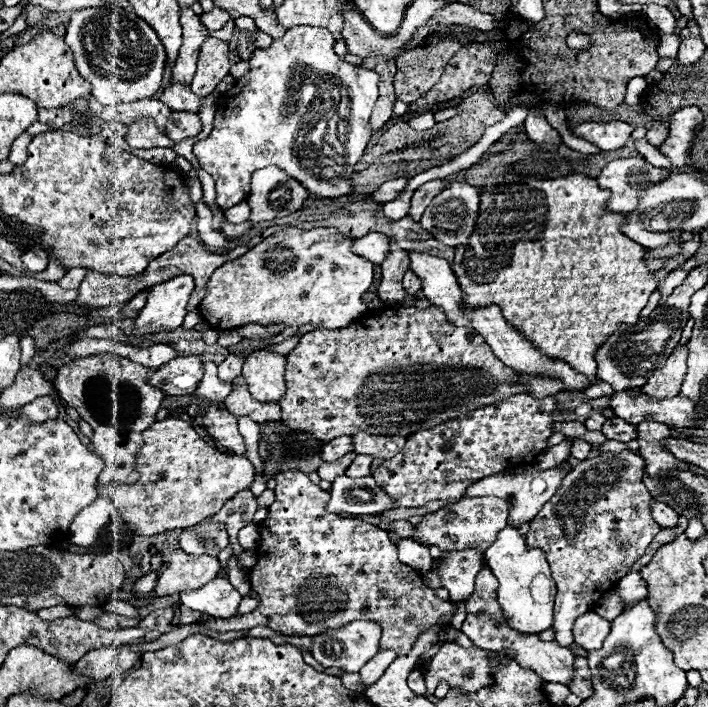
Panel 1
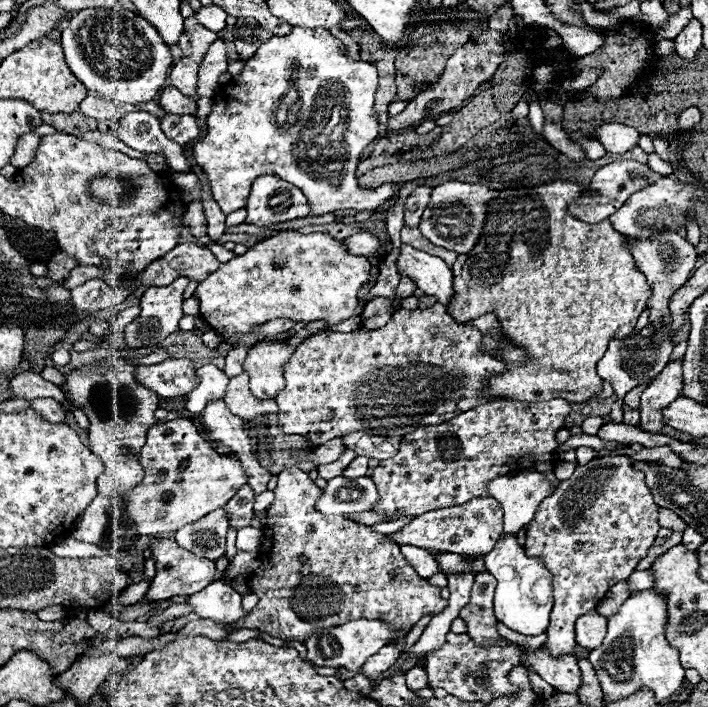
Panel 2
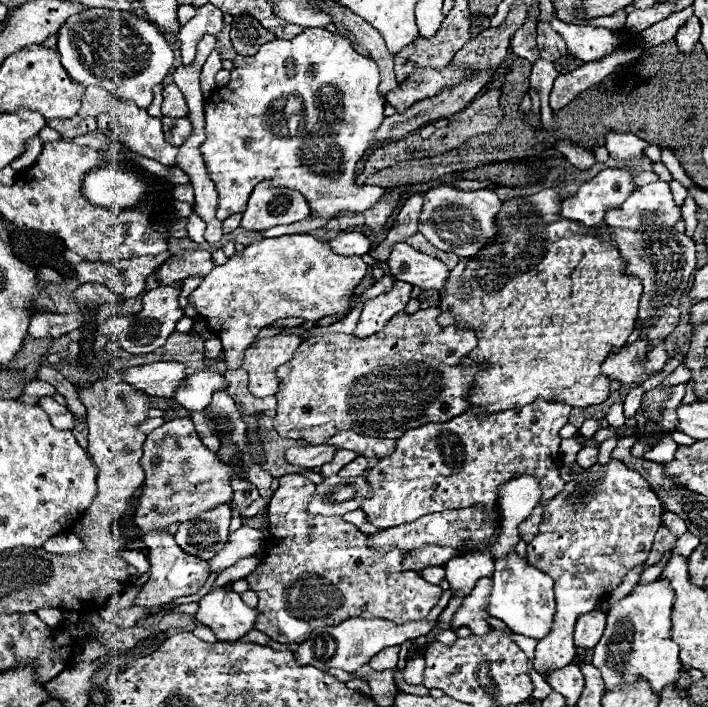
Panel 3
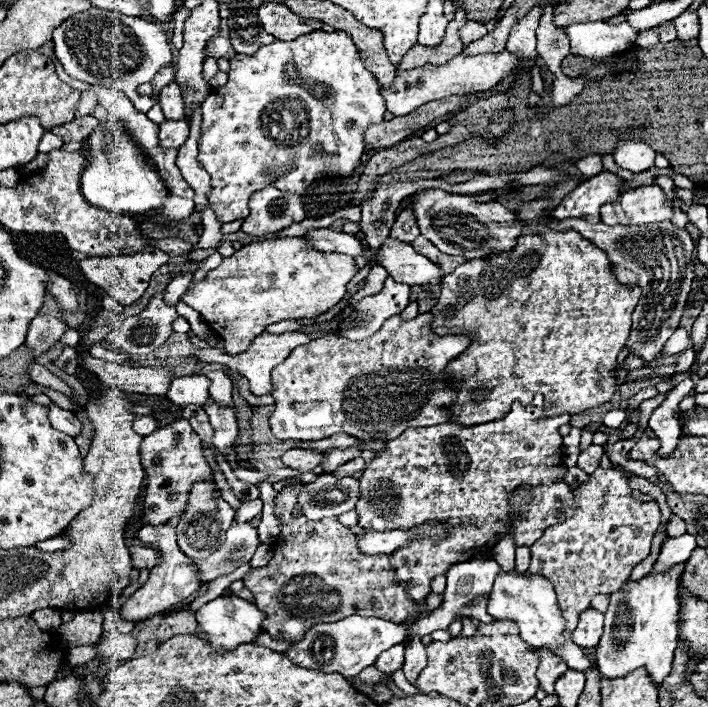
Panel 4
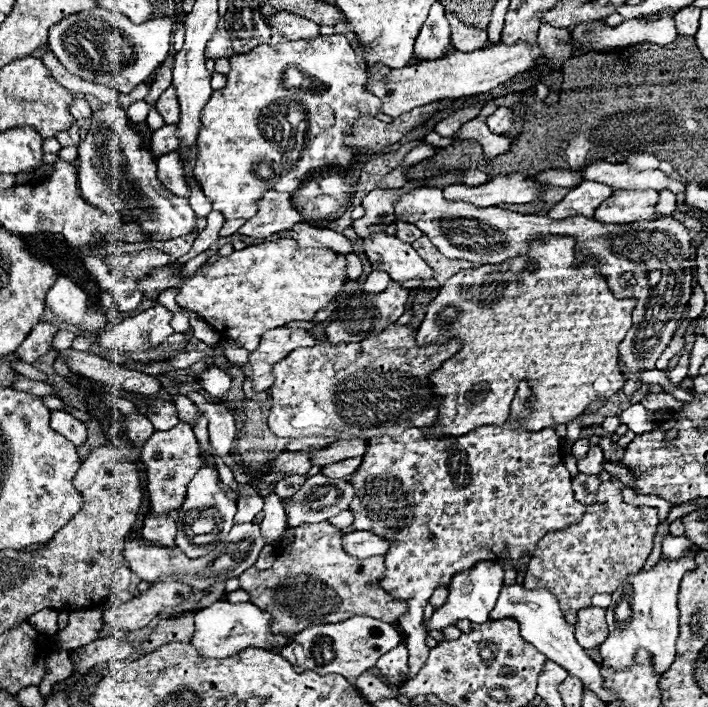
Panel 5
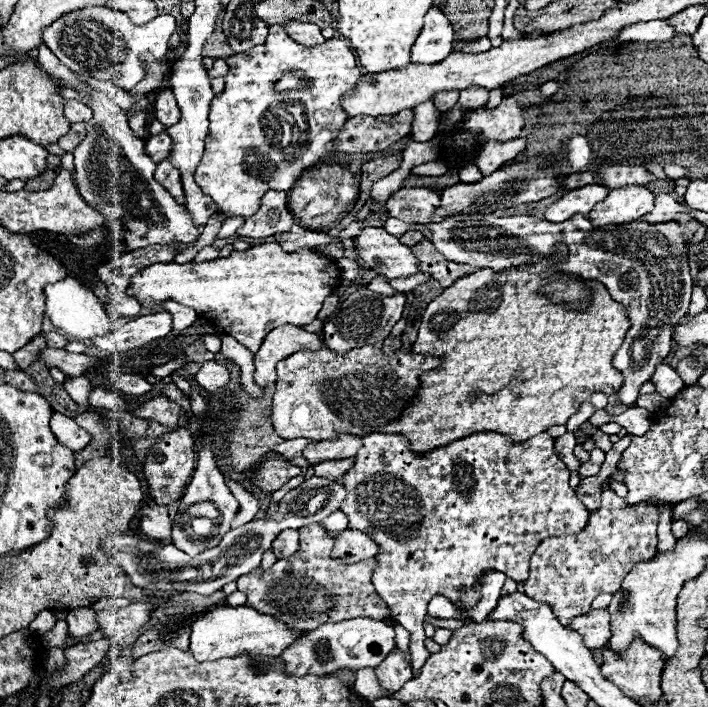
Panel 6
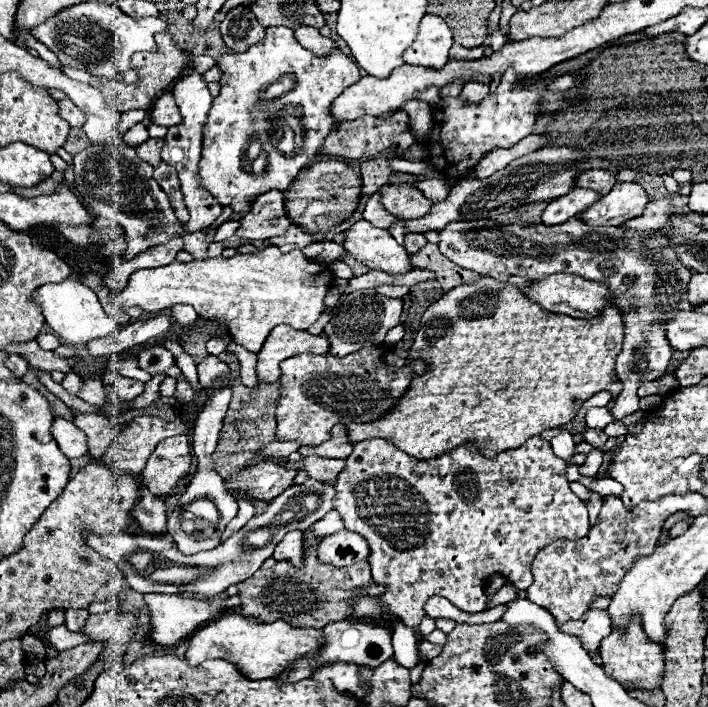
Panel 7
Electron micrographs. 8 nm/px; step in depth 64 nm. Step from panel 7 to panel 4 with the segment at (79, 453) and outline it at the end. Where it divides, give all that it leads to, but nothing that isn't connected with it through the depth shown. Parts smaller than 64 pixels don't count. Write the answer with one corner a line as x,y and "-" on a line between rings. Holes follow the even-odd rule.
50,404
48,408
50,408
50,424
52,424
52,428
56,428
56,430
72,436
72,438
76,438
82,432
82,424
72,412
62,410
56,404

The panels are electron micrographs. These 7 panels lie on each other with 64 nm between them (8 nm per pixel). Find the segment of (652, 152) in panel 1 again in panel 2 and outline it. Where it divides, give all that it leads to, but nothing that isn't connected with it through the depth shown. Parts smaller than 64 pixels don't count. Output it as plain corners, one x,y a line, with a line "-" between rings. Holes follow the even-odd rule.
650,154
650,156
648,156
648,166
650,166
654,172
662,174
662,176
670,176
670,174
672,174
672,168
670,168
664,160
660,160
658,154

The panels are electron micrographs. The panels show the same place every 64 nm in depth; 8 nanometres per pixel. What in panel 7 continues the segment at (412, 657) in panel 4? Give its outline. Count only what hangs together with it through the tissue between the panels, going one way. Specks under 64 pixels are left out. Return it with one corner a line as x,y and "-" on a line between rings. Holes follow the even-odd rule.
532,436
530,440
526,440
522,446
500,452
494,460
488,460
480,454
478,448
474,448
474,444
466,444
460,446
456,450
452,450
450,454
432,458
432,460
416,460
412,456
408,456
406,452
400,452
394,444
386,442
386,440
368,440
368,442
360,442
354,446
352,456
348,456
348,460
344,460
344,472
340,472
340,476
336,478
336,500
334,500
334,510
340,514
340,518
344,520
346,528
364,536
364,540
368,540
370,546
370,556
368,562
372,566
372,578
376,584
384,584
388,588
388,592
384,592
384,602
390,608
390,612
394,612
406,626
414,628
416,634
418,632
418,624
426,615
424,613
424,604
430,596
444,596
446,600
450,600
458,610
468,612
468,614
478,614
484,610
484,584
488,582
488,576
492,574
502,574
506,576
518,590
526,590
532,584
532,560
536,558
536,552
540,548
544,548
544,544
552,544
552,540
578,540
580,536
588,534
588,508
578,500
578,496
570,490
568,480
566,480
566,462
560,460
552,450
548,440
540,440
538,436

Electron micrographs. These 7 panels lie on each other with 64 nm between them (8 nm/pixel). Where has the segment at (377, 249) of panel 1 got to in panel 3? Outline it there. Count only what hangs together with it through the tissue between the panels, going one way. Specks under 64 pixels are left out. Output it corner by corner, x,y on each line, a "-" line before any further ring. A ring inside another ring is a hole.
342,232
336,238
326,240
326,244
336,254
350,254
350,256
364,256
372,248
372,240
360,232

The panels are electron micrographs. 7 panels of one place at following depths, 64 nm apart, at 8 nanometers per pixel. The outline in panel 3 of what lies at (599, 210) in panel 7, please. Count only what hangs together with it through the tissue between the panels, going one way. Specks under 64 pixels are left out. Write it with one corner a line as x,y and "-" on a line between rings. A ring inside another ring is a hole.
652,182
636,188
620,208
610,208
604,216
608,226
640,228
640,226
674,226
680,220
680,208
674,204
666,182

